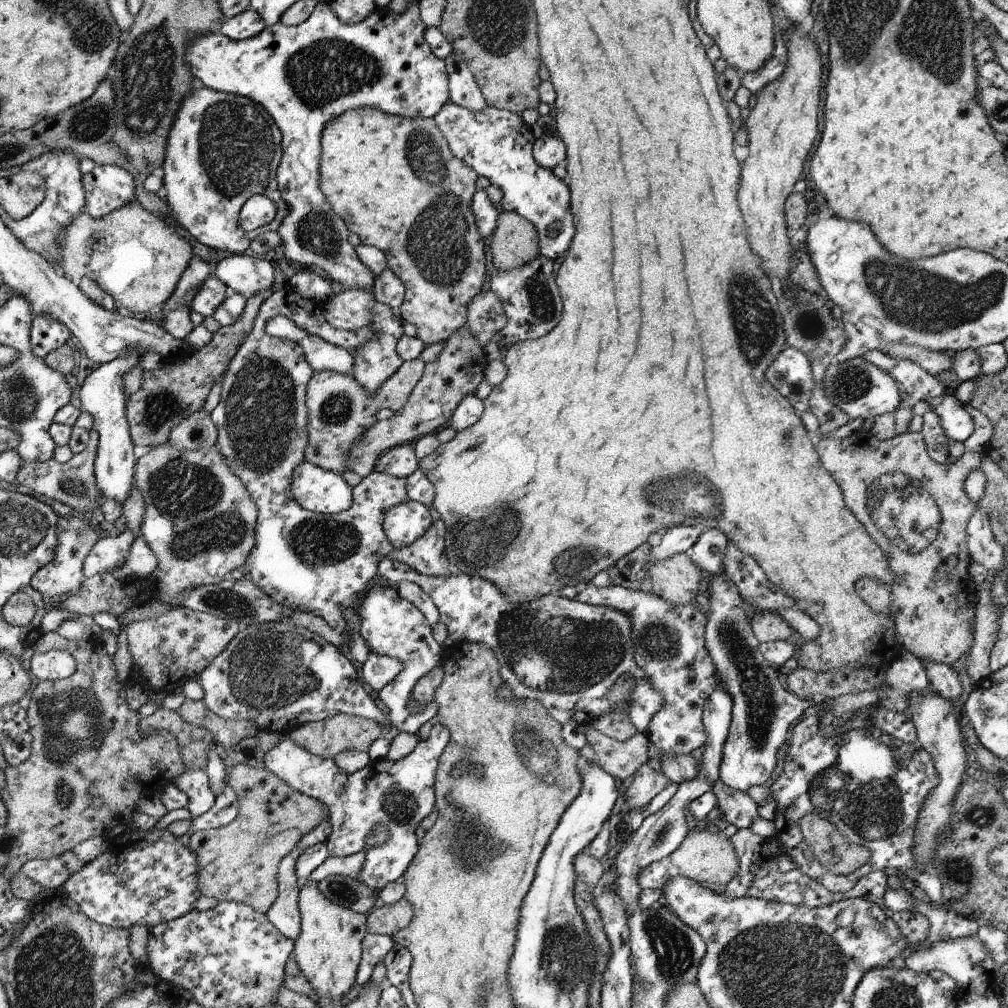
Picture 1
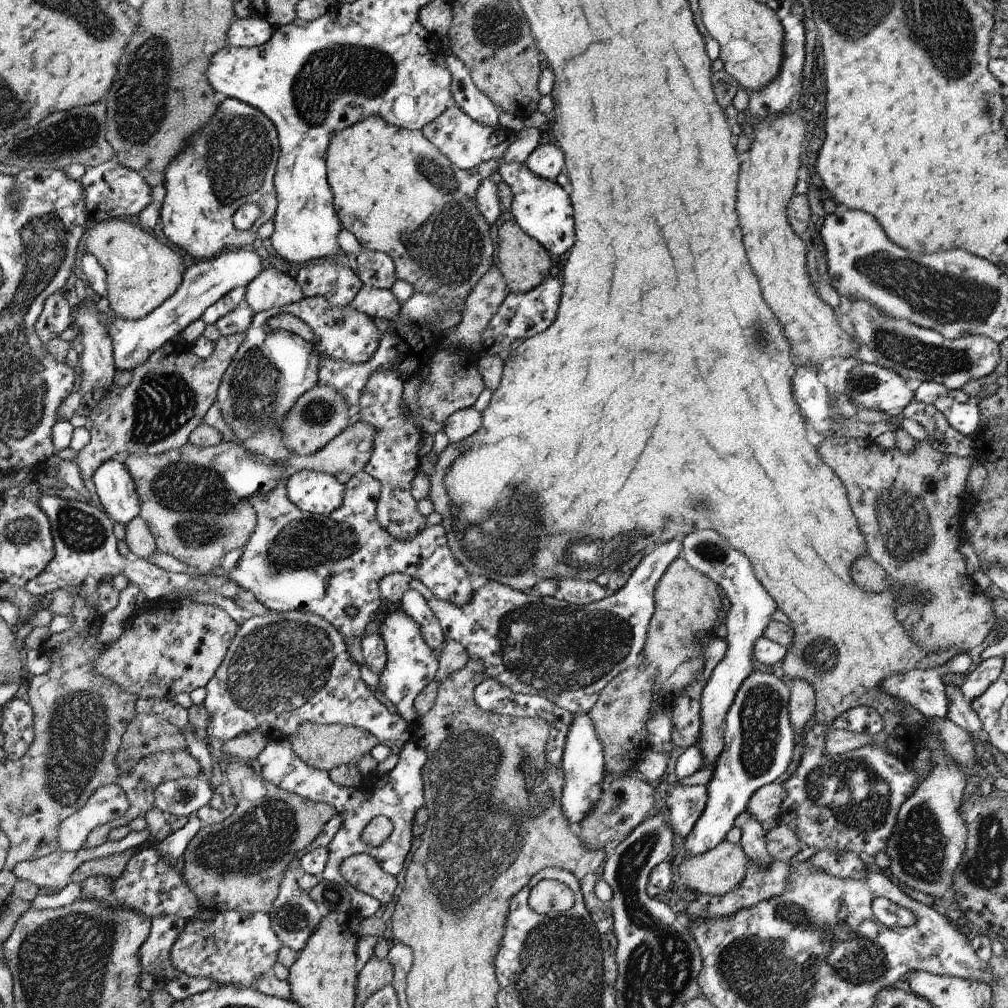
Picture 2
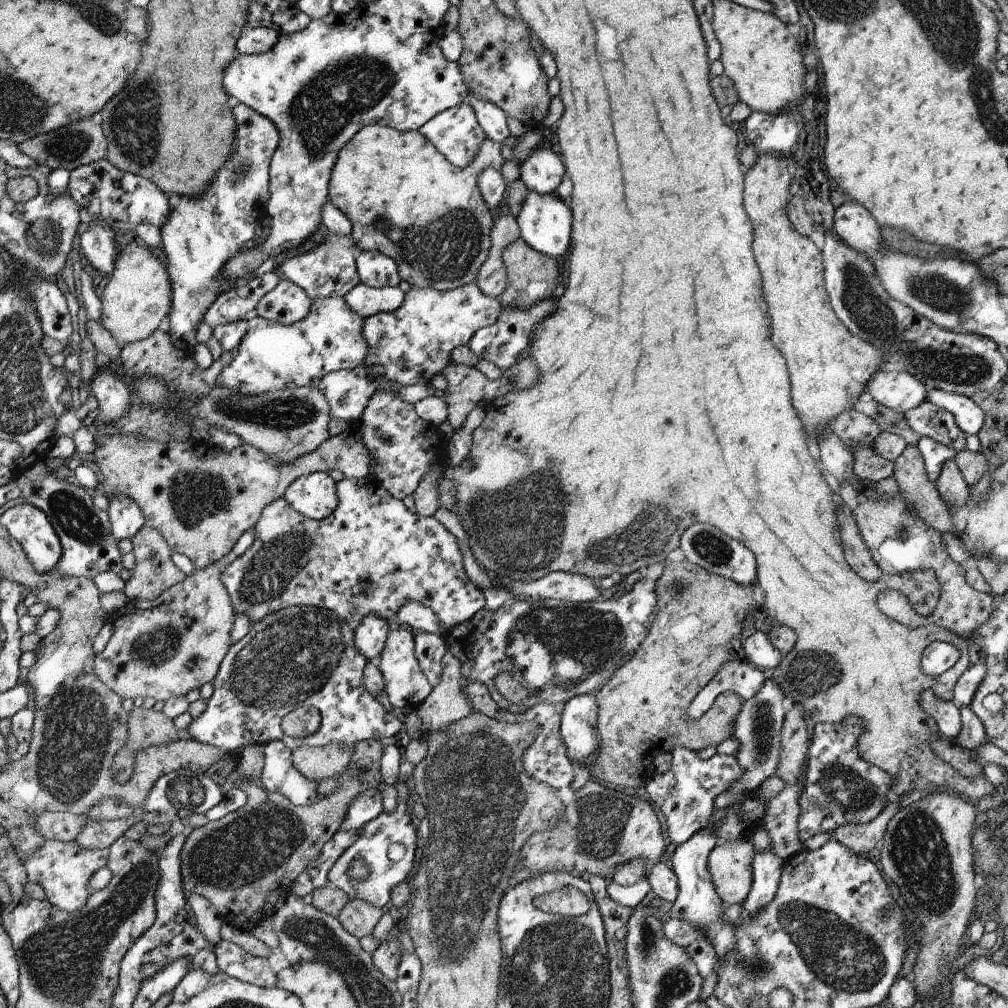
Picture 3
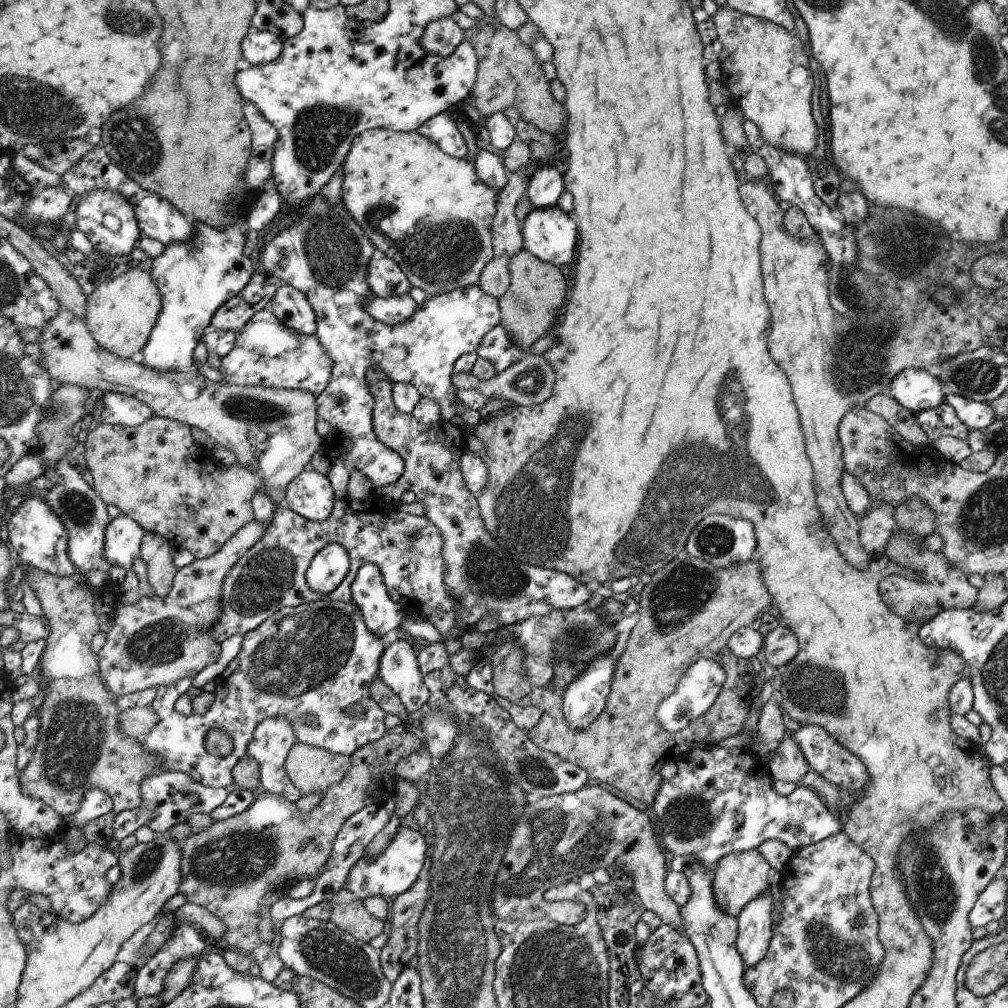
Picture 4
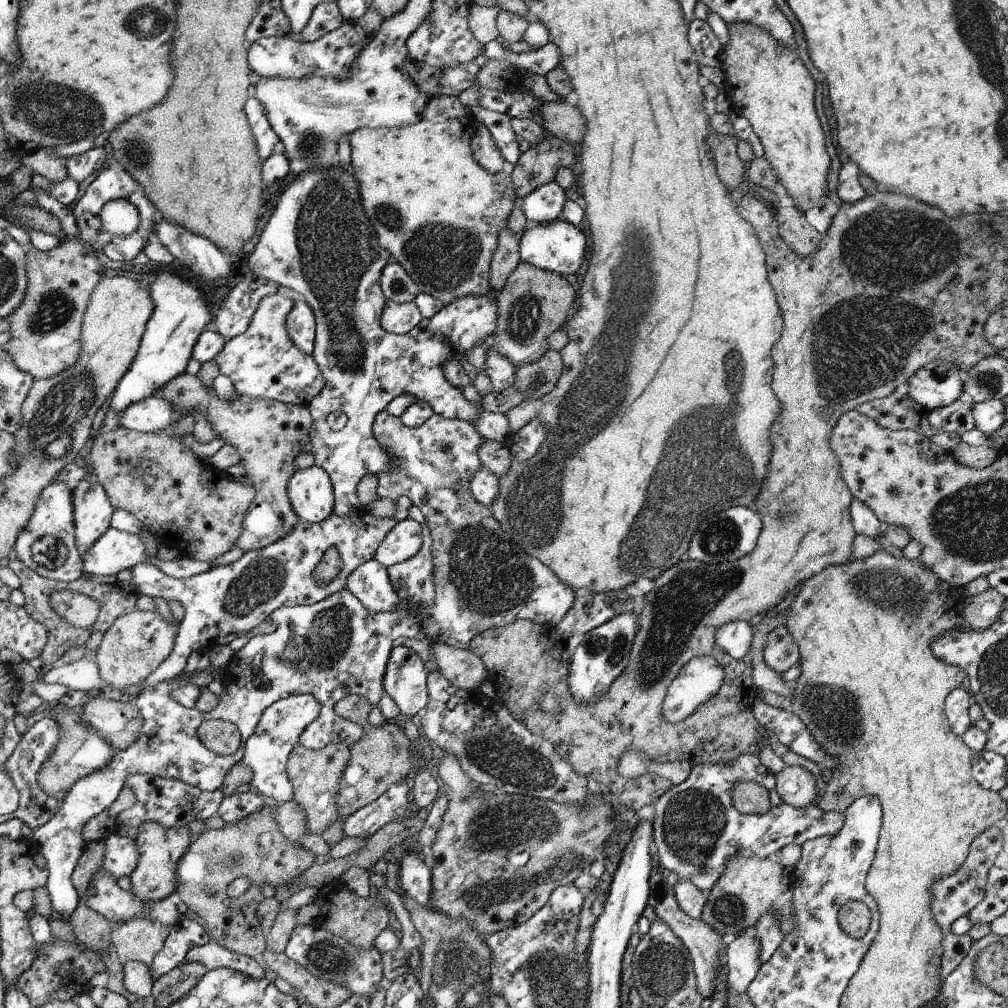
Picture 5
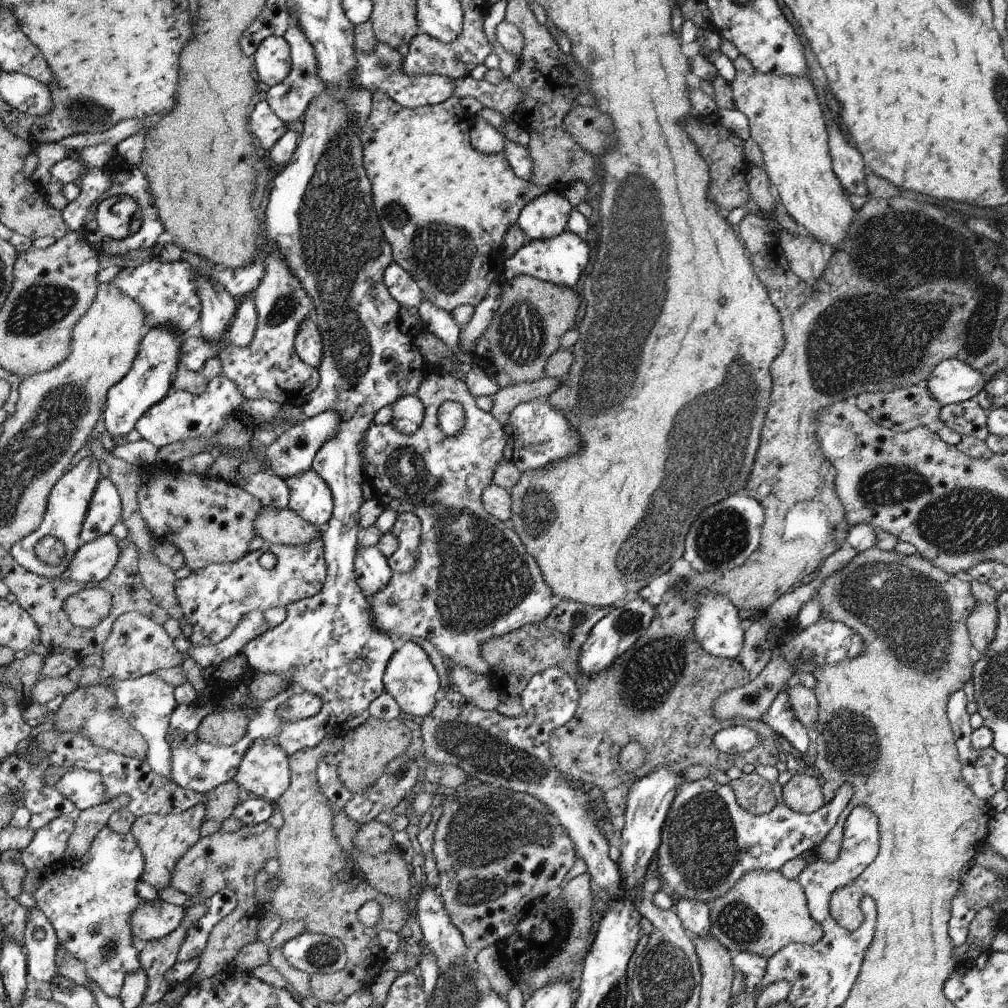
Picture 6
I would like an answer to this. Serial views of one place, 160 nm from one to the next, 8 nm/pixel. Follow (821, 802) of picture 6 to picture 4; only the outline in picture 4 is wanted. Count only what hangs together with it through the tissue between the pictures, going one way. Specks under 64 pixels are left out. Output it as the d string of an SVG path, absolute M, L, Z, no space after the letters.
M789 733L774 751L774 756L767 762L767 767L774 781L783 780L784 782L796 782L796 784L810 769L804 753Z

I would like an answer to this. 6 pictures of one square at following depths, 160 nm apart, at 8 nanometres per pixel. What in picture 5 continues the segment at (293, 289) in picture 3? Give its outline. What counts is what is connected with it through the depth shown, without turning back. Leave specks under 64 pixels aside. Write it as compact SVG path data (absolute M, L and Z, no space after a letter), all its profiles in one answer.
M296 300L293 310L287 316L287 332L302 352L315 350L315 311L304 300Z

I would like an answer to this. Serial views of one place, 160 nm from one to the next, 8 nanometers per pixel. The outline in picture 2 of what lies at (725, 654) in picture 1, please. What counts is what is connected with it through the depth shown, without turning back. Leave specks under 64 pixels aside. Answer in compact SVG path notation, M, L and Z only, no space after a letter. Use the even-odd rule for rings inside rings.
M964 652L956 653L939 667L912 669L905 673L892 673L881 682L881 689L891 697L896 697L900 701L917 708L926 718L944 719L948 712L948 699L943 676L945 673L964 674L968 665L968 656ZM752 671L743 680L738 696L727 712L724 733L726 747L715 767L709 783L710 798L702 818L687 835L686 857L702 855L725 839L726 833L735 826L735 820L744 813L752 795L760 787L780 778L792 762L794 732L788 720L788 686L781 678L761 671ZM786 724L786 732L776 732Z

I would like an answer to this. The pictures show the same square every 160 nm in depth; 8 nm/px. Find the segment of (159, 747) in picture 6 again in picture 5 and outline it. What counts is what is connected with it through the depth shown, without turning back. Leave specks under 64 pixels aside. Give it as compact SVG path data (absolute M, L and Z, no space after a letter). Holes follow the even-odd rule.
M363 510L354 519L338 516L335 512L322 523L312 524L299 519L298 526L275 543L245 552L239 560L231 564L214 567L208 572L183 579L167 576L154 564L138 563L131 569L131 573L140 594L161 596L167 601L176 599L185 608L178 639L170 658L138 687L139 693L146 687L180 675L189 653L210 653L215 646L230 644L234 638L243 636L260 622L266 621L277 608L284 605L313 605L344 590L355 568L375 558L380 543L390 534L396 523L394 517L380 518ZM332 545L339 550L343 567L332 582L320 586L313 577L313 570L326 549ZM85 657L61 667L49 667L41 680L46 684L62 684L71 690L91 691L91 693L100 692L104 686L99 678L97 664Z

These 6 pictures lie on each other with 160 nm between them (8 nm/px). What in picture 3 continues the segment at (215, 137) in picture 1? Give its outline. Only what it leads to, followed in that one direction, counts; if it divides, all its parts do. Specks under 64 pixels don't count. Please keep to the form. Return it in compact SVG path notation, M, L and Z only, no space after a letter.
M246 103L236 106L236 124L240 124L238 152L232 152L232 160L220 168L220 176L211 180L208 192L201 197L174 197L168 218L159 228L174 285L172 314L164 329L171 334L174 346L191 351L198 344L196 326L204 320L210 306L224 291L250 280L247 277L228 283L226 262L239 255L246 240L254 236L258 222L266 217L270 161L278 148L278 138L282 138L273 121Z

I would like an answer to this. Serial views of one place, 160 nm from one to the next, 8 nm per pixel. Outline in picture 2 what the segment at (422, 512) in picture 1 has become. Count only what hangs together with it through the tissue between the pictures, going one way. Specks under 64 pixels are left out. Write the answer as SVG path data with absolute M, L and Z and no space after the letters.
M394 369L376 371L366 384L356 409L362 421L376 428L375 450L370 462L364 467L370 476L381 482L381 495L376 502L376 521L399 541L409 541L428 528L427 517L417 509L417 501L412 498L412 480L420 469L422 459L418 456L421 430L408 415L403 414L403 380Z

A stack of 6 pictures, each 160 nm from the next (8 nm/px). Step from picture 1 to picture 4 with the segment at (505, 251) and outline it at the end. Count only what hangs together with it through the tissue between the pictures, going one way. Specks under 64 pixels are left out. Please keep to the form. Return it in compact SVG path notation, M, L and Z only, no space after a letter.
M526 249L517 252L509 262L510 286L499 298L502 309L501 326L509 330L513 343L526 351L550 326L556 316L556 310L564 304L566 282L554 264L543 261Z

